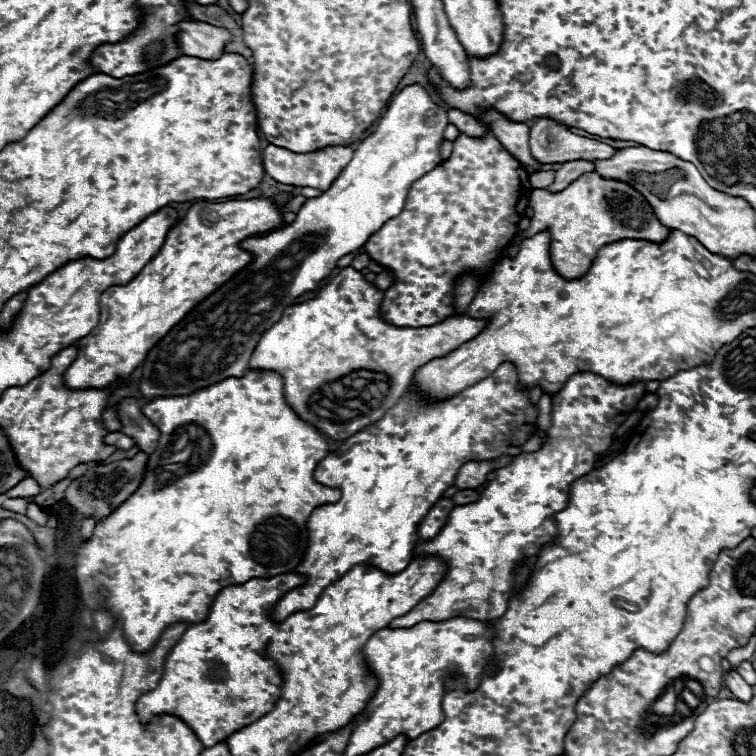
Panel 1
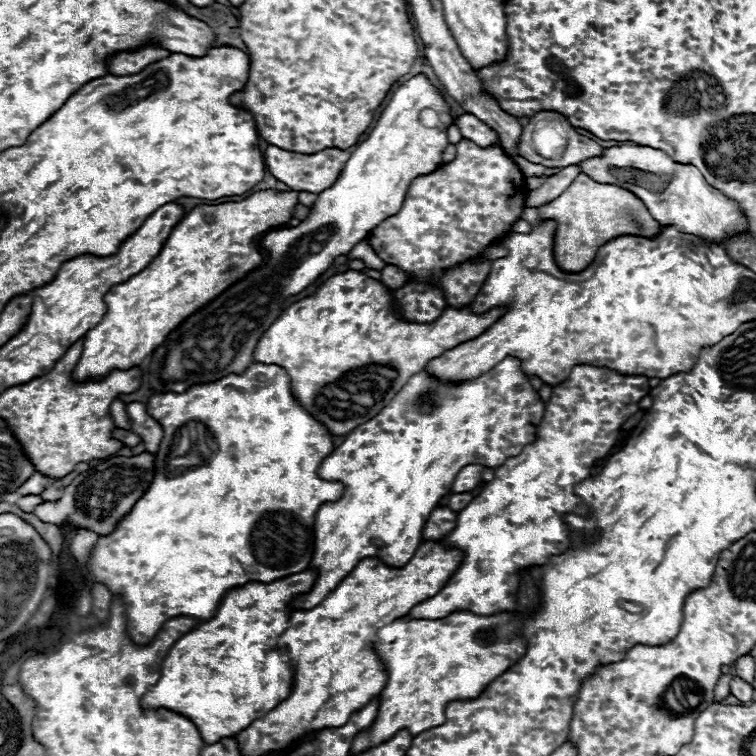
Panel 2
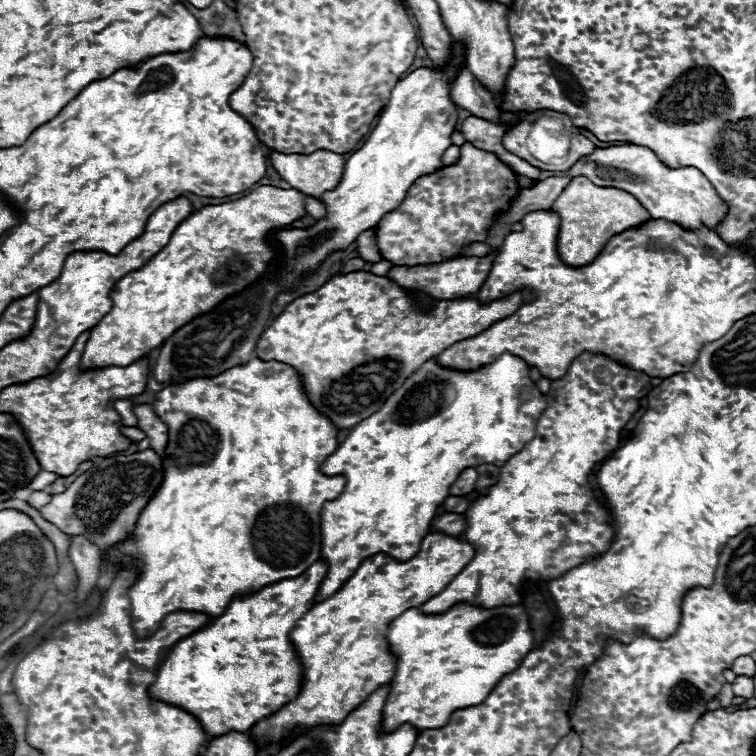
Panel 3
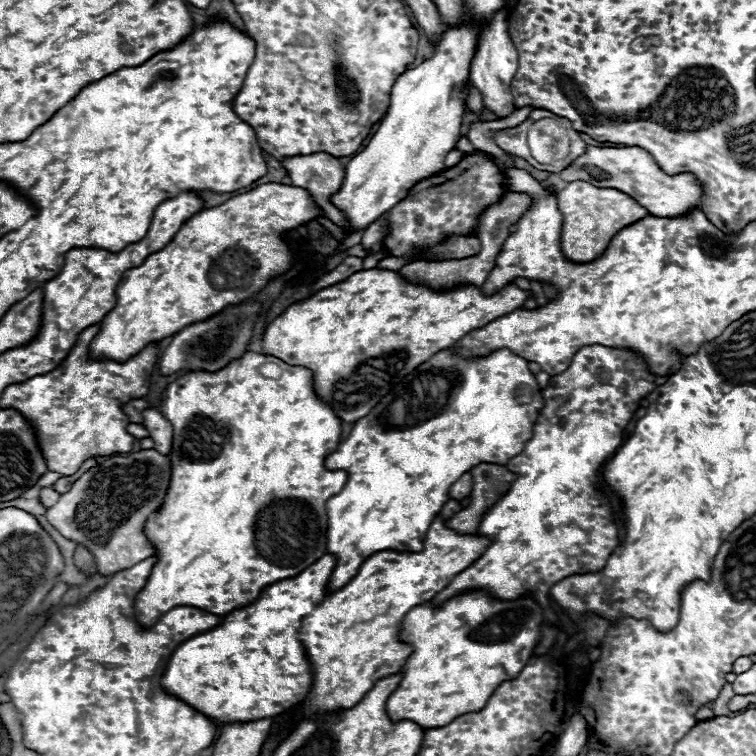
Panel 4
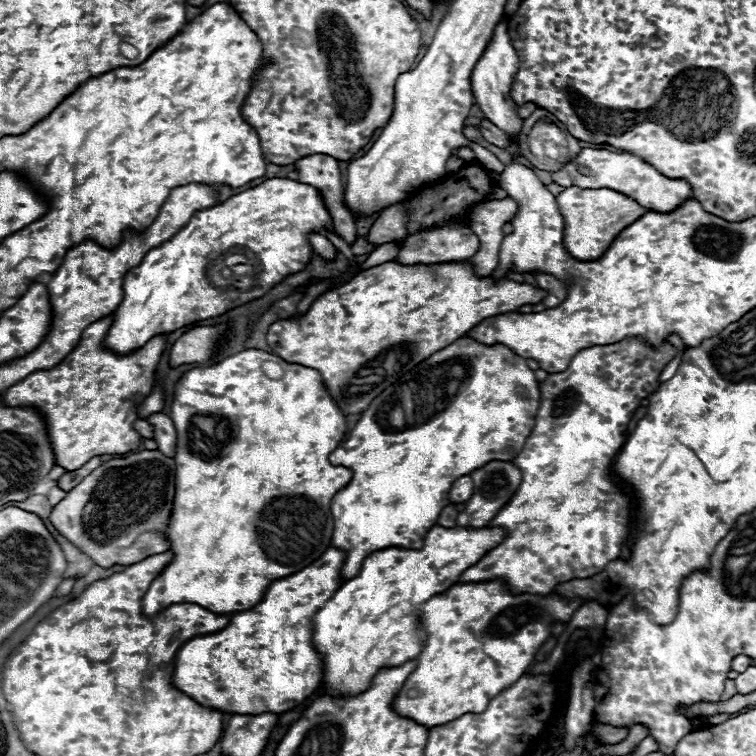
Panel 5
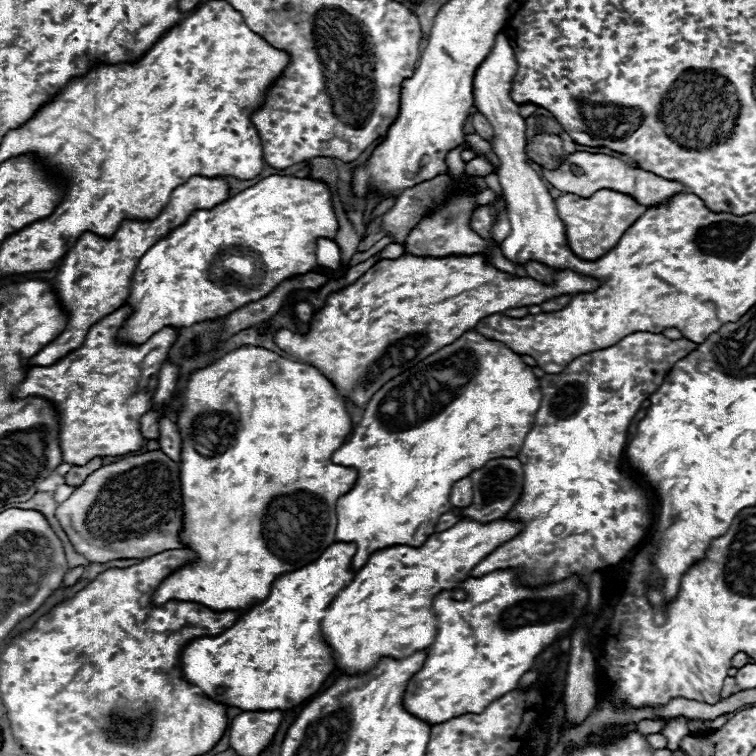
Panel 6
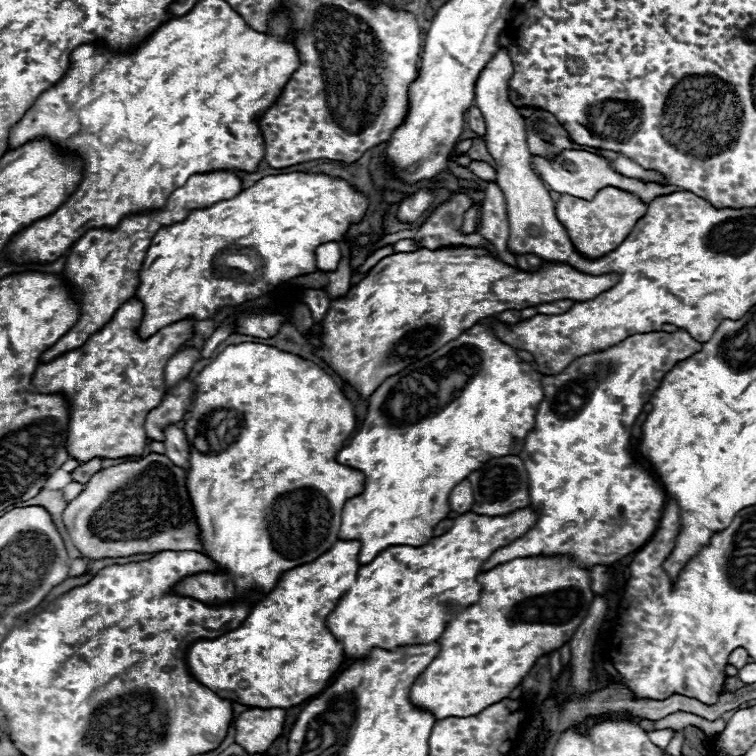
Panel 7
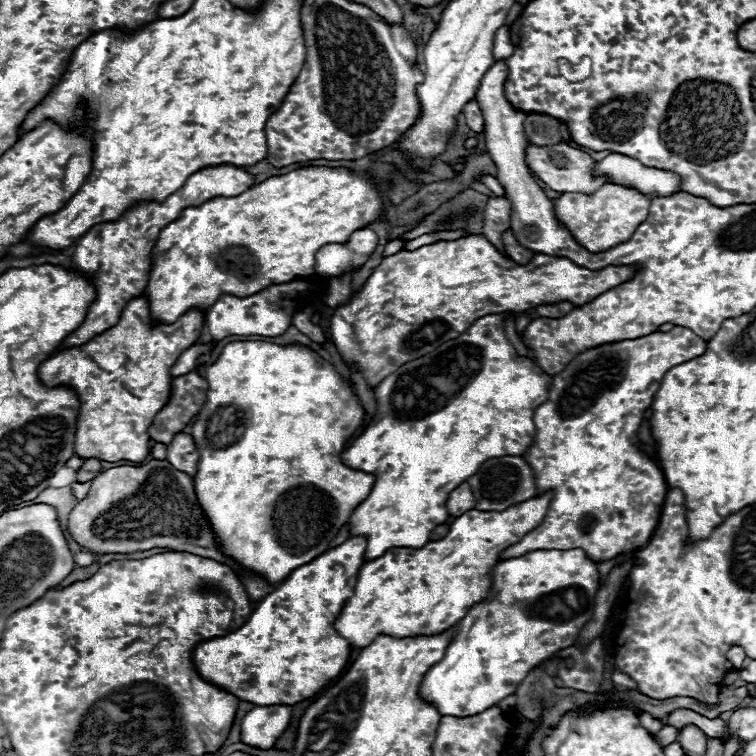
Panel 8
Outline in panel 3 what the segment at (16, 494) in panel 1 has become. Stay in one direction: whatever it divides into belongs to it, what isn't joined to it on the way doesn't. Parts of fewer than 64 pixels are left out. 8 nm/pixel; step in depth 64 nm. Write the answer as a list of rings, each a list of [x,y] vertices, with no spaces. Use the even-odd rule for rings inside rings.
[[[42,470],[42,472],[38,472],[34,478],[32,478],[32,482],[26,486],[28,490],[36,490],[36,492],[40,492],[40,490],[46,490],[54,480],[56,480],[58,476],[56,474],[52,474],[52,472],[46,472],[46,470]]]

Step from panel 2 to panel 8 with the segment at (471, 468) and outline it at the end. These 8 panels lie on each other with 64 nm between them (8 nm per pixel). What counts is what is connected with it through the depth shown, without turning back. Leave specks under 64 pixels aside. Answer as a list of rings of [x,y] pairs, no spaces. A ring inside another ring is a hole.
[[[462,482],[458,488],[454,488],[448,496],[448,512],[450,516],[462,516],[464,512],[474,508],[474,496],[468,482]]]

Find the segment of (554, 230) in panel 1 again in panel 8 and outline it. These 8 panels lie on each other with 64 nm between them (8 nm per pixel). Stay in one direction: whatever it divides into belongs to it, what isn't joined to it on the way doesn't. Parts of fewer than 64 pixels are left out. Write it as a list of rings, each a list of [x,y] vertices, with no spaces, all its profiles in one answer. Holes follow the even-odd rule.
[[[604,184],[592,196],[566,192],[554,204],[556,218],[570,230],[570,234],[574,236],[574,240],[578,240],[578,244],[582,244],[588,252],[594,254],[614,248],[620,242],[626,242],[636,230],[636,226],[646,220],[648,208],[650,198],[646,198],[634,188],[624,188],[618,184]]]

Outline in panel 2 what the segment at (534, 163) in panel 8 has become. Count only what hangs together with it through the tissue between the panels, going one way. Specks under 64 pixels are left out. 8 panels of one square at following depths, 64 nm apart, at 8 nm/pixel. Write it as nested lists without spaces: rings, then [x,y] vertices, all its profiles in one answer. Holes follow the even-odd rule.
[[[636,144],[614,146],[608,148],[604,156],[584,160],[582,172],[594,180],[600,180],[602,184],[620,184],[622,188],[636,192],[656,222],[662,226],[676,226],[684,234],[694,234],[708,242],[726,244],[730,236],[748,230],[748,218],[736,200],[726,198],[720,190],[712,188],[696,166],[674,162],[662,150]]]

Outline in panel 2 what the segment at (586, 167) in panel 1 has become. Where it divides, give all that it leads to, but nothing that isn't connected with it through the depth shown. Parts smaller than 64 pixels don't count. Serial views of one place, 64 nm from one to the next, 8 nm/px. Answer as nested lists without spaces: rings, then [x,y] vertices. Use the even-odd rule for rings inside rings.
[[[570,164],[566,168],[562,168],[558,174],[550,176],[538,190],[532,190],[528,196],[526,196],[526,206],[534,206],[538,208],[540,204],[548,202],[548,200],[554,200],[556,196],[560,196],[560,192],[564,192],[574,180],[576,176],[580,174],[580,166],[578,164]]]

